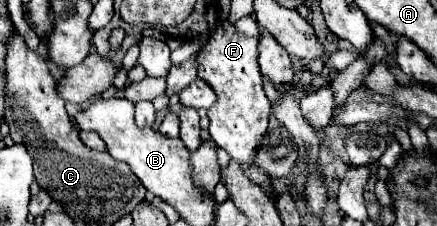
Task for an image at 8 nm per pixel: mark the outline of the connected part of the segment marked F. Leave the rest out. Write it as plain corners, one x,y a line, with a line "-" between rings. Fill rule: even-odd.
251,16
239,20
239,24
229,24
226,20
219,21
213,36
209,36
207,44
197,54
197,76
207,82
217,94
217,102
209,108
207,116
211,120
209,134
219,144
219,148
227,150
227,154
241,166
243,174
251,184
263,188
263,192
277,200
273,180
269,174
255,164
257,148
261,146
261,138
267,132
271,102
265,96
261,84
261,72
257,64
257,40
259,28

